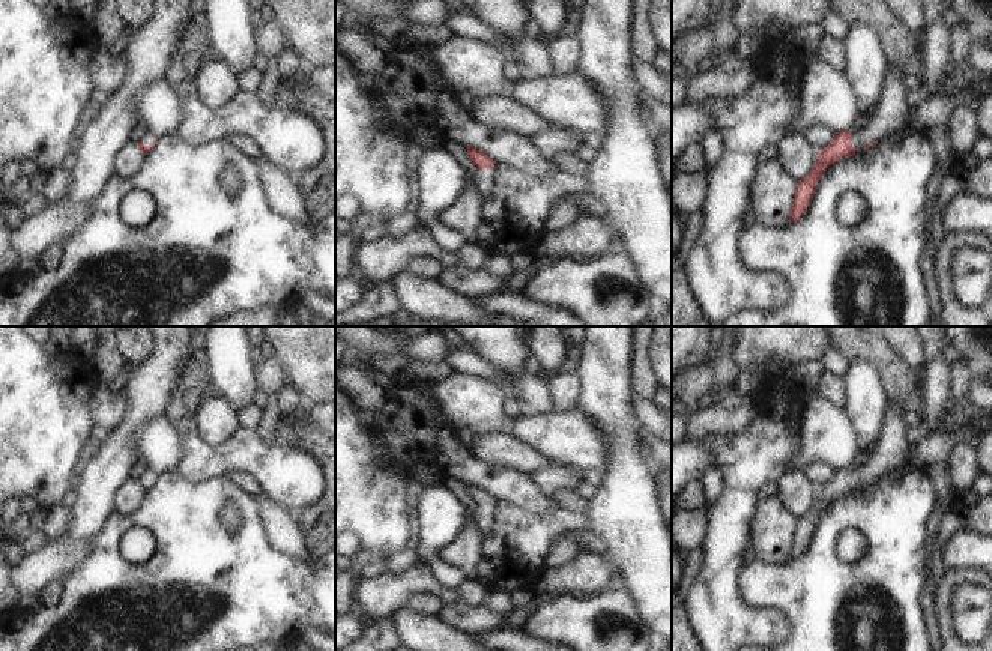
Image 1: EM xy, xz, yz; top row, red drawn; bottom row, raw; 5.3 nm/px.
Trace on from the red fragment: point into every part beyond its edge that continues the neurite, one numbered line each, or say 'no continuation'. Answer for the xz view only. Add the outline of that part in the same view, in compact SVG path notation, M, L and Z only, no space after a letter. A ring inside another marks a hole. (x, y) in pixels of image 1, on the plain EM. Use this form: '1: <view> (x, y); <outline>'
1: xz (483, 516); M488 505L478 507L472 513L472 517L473 517L475 525L478 526L481 538L485 538L494 523L494 508Z

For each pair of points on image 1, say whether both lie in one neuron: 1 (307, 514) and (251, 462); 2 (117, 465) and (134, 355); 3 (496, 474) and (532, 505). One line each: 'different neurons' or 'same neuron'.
1: different neurons
2: different neurons
3: same neuron

